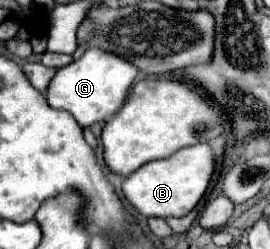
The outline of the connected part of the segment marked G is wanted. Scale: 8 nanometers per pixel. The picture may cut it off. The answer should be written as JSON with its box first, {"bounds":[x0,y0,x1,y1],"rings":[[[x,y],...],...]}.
{"bounds":[44,49,138,127],"rings":[[[88,49],[80,59],[56,71],[44,97],[52,109],[64,109],[78,121],[80,127],[90,127],[92,123],[108,119],[122,107],[122,101],[126,99],[136,73],[138,71],[134,65],[122,57],[100,49]]]}

